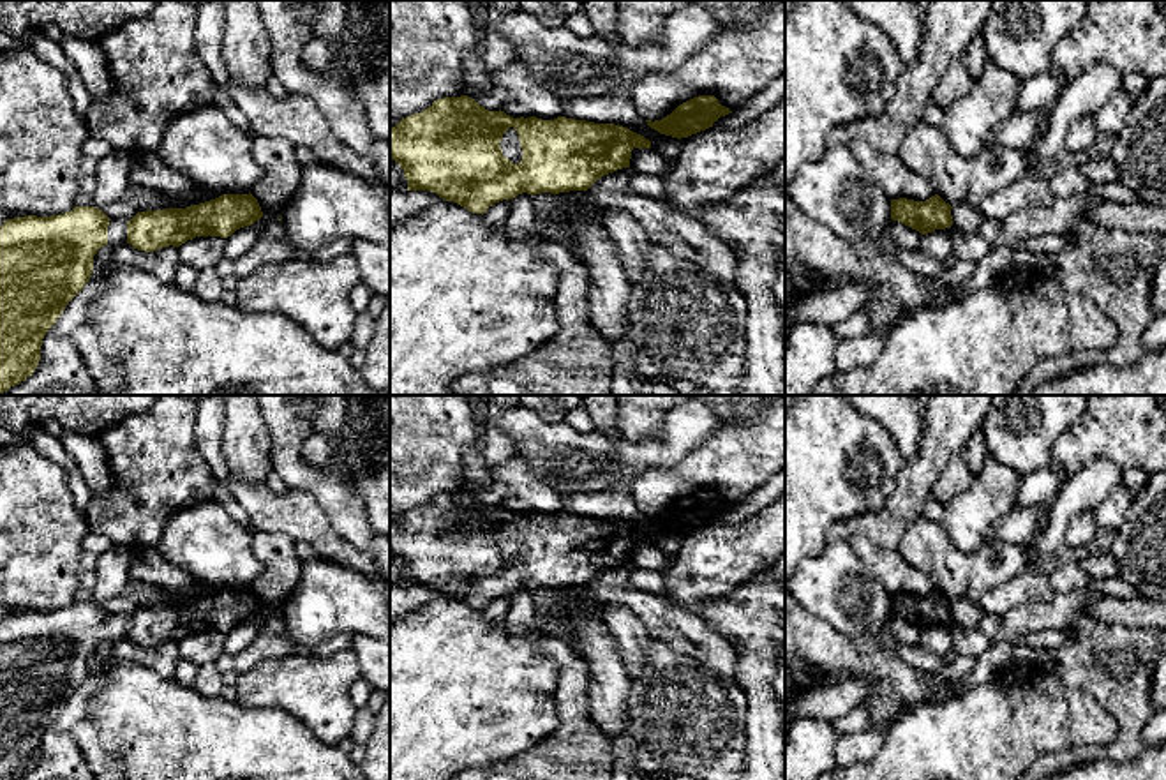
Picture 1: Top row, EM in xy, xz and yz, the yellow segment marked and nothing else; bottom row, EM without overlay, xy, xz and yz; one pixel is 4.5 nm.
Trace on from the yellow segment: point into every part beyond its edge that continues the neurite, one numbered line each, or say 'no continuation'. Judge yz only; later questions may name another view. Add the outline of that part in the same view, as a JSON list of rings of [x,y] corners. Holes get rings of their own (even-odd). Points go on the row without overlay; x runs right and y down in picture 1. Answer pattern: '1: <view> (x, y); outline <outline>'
no continuation

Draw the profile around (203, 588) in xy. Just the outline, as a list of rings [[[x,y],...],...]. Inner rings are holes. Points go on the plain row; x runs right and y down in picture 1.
[[[199,581],[199,582],[196,584],[194,591],[189,593],[189,595],[169,591],[169,593],[171,593],[171,598],[169,598],[168,604],[187,604],[187,602],[192,602],[192,600],[199,600],[199,598],[215,595],[215,593],[219,593],[219,591],[222,591],[220,586],[210,584],[210,582],[206,582],[206,581]]]

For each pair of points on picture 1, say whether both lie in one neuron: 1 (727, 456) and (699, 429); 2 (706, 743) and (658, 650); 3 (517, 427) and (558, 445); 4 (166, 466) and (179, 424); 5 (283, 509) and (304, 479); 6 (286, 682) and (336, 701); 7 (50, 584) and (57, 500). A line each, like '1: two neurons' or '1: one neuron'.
1: two neurons
2: one neuron
3: one neuron
4: one neuron
5: two neurons
6: one neuron
7: one neuron

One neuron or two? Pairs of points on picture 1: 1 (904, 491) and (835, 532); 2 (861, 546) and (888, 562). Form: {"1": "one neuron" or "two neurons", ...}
{"1": "one neuron", "2": "one neuron"}

